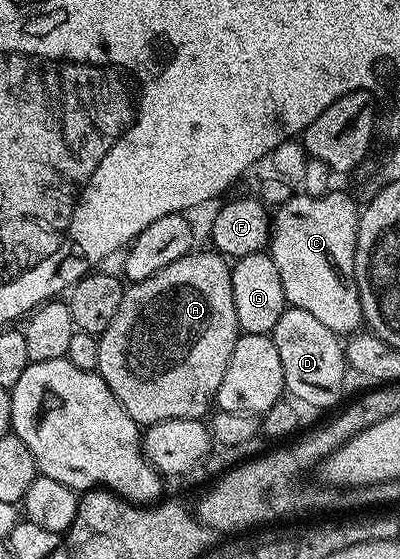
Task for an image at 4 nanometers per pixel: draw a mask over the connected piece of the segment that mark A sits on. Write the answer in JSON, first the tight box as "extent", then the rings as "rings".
{"extent":[96,251,239,427],"rings":[[[190,251],[183,259],[175,259],[175,263],[163,267],[147,279],[132,282],[126,288],[123,303],[119,303],[119,311],[115,314],[115,319],[111,319],[111,327],[107,327],[107,331],[99,334],[99,363],[96,372],[101,374],[102,379],[107,383],[107,387],[111,387],[111,391],[117,396],[119,403],[123,403],[127,415],[131,415],[131,419],[141,427],[148,427],[167,419],[204,418],[206,416],[204,413],[207,412],[206,414],[208,414],[214,404],[219,391],[219,383],[223,383],[223,371],[227,371],[231,351],[235,351],[239,330],[237,328],[237,316],[235,315],[235,299],[231,291],[233,275],[230,262],[216,251],[208,251],[209,253],[197,252]]]}

